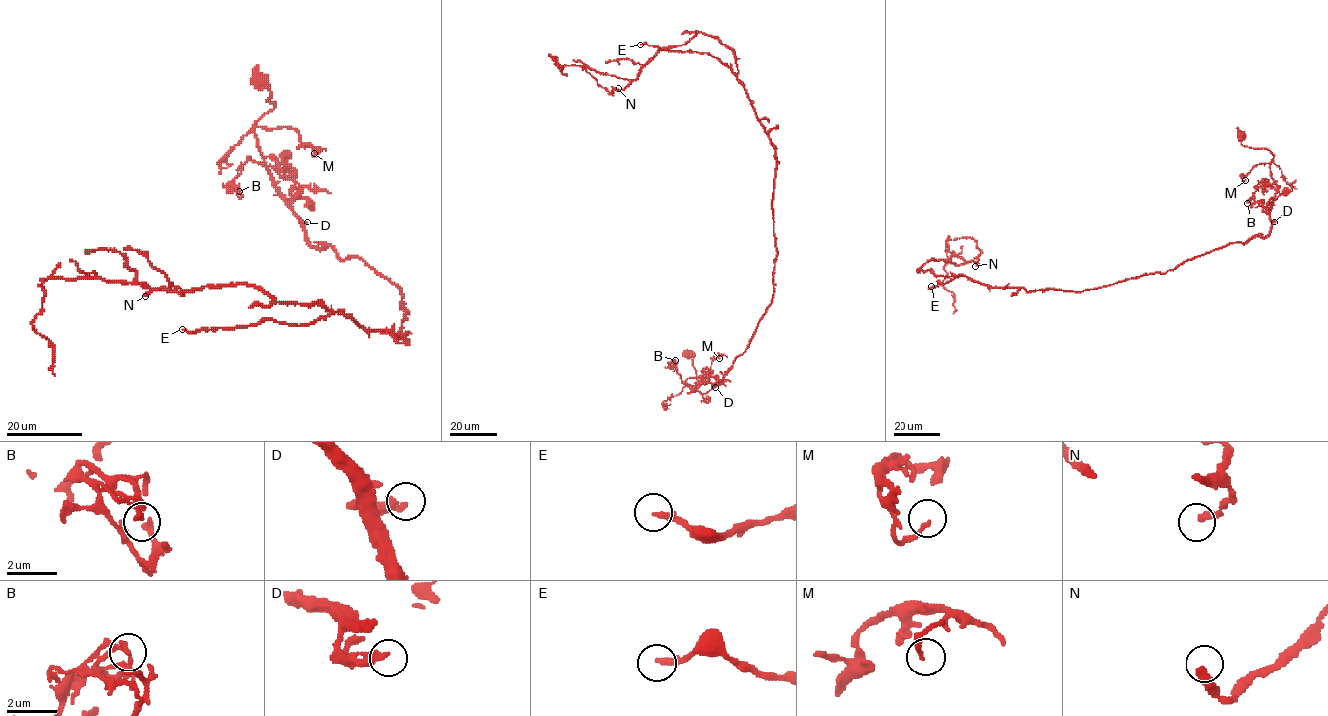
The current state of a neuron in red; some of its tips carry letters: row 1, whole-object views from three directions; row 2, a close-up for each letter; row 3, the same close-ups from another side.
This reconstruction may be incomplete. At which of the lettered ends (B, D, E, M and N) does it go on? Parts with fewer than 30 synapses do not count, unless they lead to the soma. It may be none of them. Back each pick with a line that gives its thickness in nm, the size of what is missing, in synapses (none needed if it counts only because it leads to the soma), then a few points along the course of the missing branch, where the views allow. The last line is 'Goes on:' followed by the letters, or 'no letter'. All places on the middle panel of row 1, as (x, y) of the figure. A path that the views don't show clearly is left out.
E: calibre 240 nm; 50 synapses; course (640, 44), (634, 43), (625, 48), (602, 43)
N: calibre 300 nm; 70 synapses; course (618, 88), (592, 77), (586, 64), (580, 63), (589, 59)
Goes on: E, N

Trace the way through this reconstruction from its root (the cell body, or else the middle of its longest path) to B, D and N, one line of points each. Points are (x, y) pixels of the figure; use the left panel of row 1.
B: (260, 82), (270, 91), (267, 101), (275, 104), (254, 125), (268, 169), (249, 157), (229, 184), (239, 191)
D: (260, 82), (269, 89), (267, 101), (275, 106), (254, 125), (259, 151), (278, 193), (299, 223), (307, 222)
N: (260, 82), (275, 106), (254, 134), (273, 186), (313, 246), (401, 289), (405, 334), (251, 285), (145, 296)

